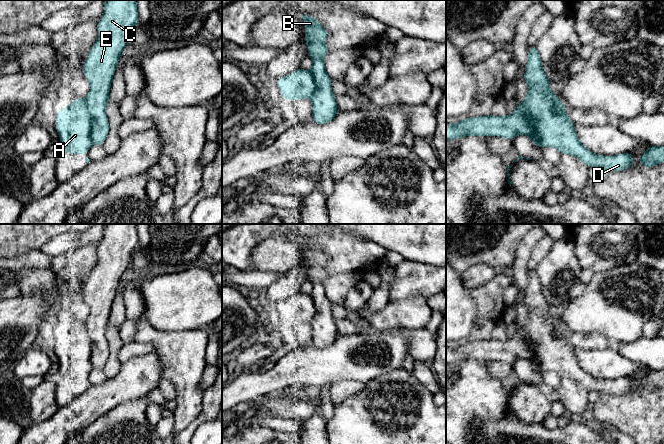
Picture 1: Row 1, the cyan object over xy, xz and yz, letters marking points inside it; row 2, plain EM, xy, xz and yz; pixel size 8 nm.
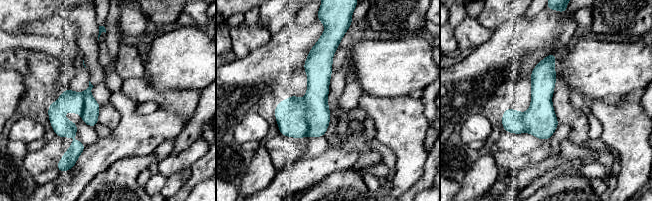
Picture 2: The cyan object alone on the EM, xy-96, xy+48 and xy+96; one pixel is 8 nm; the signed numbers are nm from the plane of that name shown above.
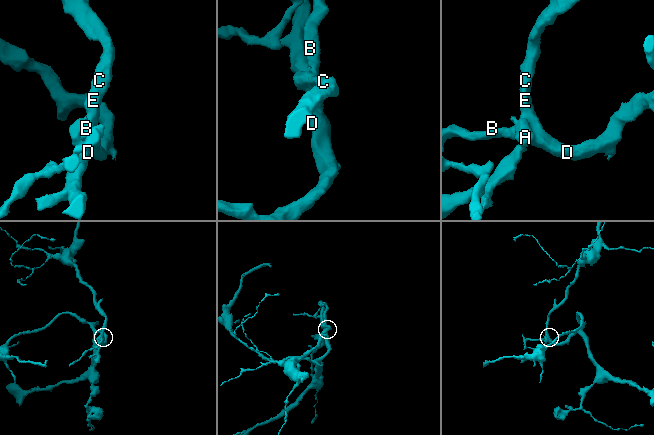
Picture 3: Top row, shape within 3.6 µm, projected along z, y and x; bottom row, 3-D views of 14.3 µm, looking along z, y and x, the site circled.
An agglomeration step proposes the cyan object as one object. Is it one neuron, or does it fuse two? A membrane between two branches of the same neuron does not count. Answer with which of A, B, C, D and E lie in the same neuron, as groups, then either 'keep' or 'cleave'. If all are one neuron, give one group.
A / B C D E | cleave

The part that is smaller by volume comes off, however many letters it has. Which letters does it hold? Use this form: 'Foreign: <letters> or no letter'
Foreign: A

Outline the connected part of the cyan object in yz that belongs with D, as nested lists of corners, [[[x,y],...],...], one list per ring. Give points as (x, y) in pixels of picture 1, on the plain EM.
[[[535,270],[528,271],[528,286],[525,290],[524,305],[528,314],[524,325],[516,331],[514,336],[505,340],[476,340],[466,341],[456,348],[446,347],[446,365],[459,363],[465,360],[498,360],[511,365],[517,359],[526,359],[538,366],[539,371],[554,371],[560,378],[569,378],[578,382],[589,392],[596,391],[599,394],[622,395],[632,390],[633,379],[631,376],[621,377],[615,380],[599,379],[587,373],[577,361],[574,347],[568,342],[566,332],[562,329],[550,313],[550,306],[542,293],[541,282]]]

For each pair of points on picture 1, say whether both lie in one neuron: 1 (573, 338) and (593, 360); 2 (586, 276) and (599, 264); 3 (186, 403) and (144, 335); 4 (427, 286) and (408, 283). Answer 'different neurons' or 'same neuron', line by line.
1: different neurons
2: different neurons
3: same neuron
4: same neuron

